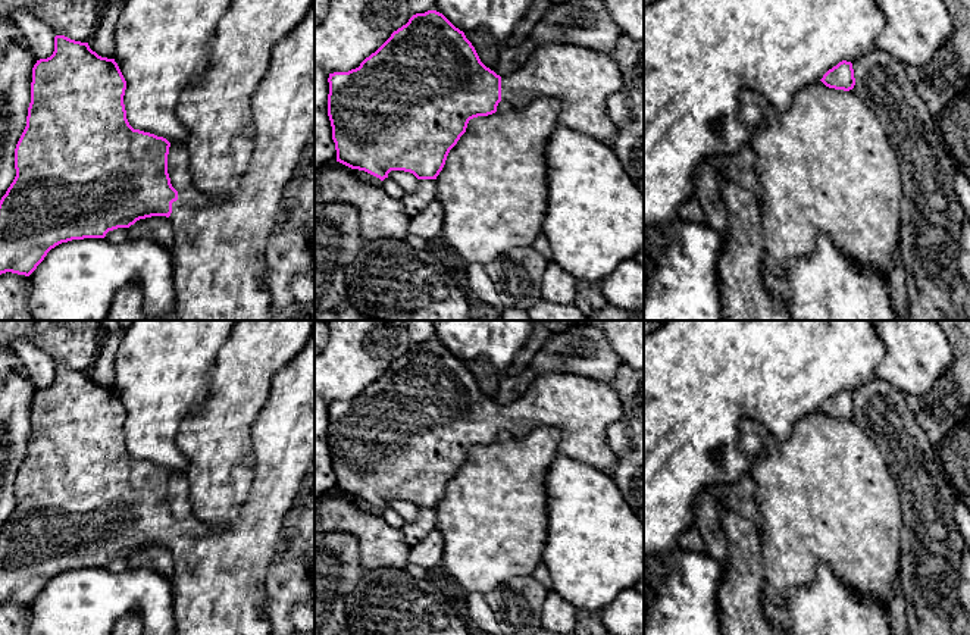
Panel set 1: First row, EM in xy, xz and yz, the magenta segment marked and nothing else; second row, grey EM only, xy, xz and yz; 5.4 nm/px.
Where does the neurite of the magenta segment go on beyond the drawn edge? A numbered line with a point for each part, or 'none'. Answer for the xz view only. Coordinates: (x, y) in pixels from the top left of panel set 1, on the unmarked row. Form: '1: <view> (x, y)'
1: xz (582, 409)

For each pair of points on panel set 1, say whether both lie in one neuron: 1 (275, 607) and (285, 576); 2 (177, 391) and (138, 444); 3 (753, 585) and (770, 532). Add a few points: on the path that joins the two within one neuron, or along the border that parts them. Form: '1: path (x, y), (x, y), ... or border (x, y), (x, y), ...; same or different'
1: path (279, 600), (285, 584); same
2: path (163, 404), (153, 415), (150, 431); same
3: border (757, 528), (763, 581), (767, 593); different

